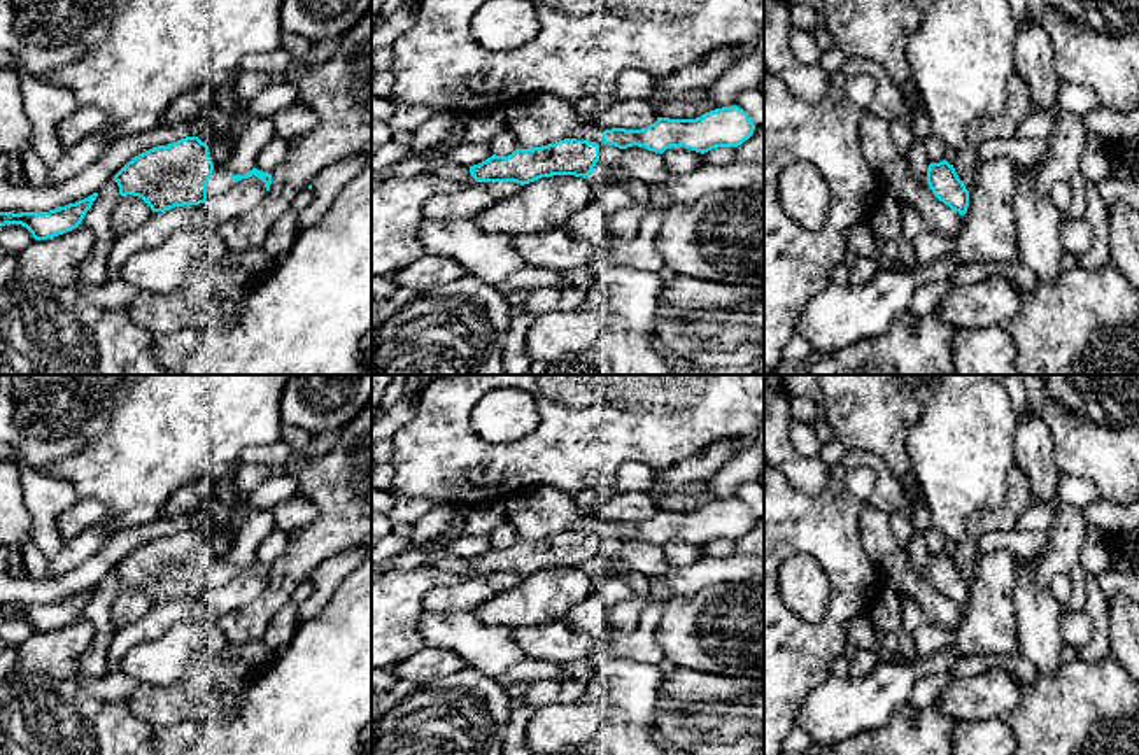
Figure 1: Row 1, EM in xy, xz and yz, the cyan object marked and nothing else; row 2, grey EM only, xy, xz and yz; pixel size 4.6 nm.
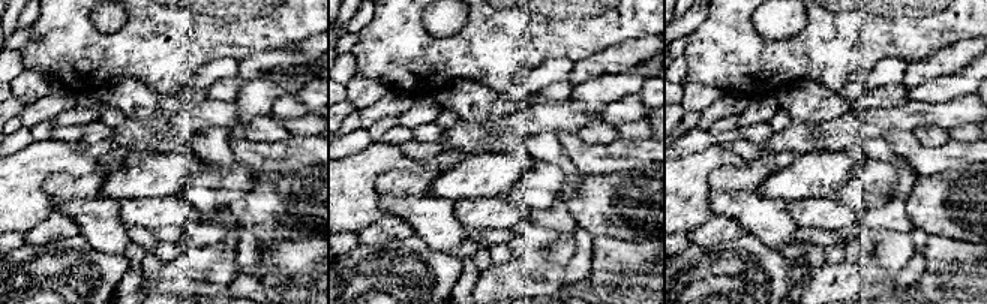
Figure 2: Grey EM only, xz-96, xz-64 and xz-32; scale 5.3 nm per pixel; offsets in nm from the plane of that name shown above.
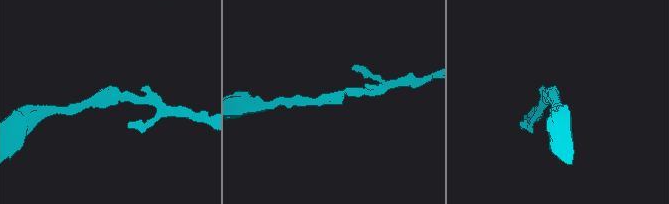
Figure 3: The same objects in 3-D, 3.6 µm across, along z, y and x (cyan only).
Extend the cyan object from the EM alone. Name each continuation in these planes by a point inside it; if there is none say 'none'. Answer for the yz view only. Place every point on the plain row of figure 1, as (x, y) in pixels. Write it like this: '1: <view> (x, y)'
none

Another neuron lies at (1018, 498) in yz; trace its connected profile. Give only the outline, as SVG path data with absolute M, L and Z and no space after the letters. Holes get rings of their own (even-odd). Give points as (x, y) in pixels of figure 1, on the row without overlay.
M1015 464L1008 473L1006 499L995 508L974 512L966 524L966 538L955 545L953 561L967 583L973 582L976 564L981 559L978 540L987 533L1016 529L1018 517L1032 503L1029 476Z

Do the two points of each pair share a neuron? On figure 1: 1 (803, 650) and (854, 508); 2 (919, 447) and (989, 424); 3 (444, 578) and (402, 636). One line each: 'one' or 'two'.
1: one
2: one
3: one

